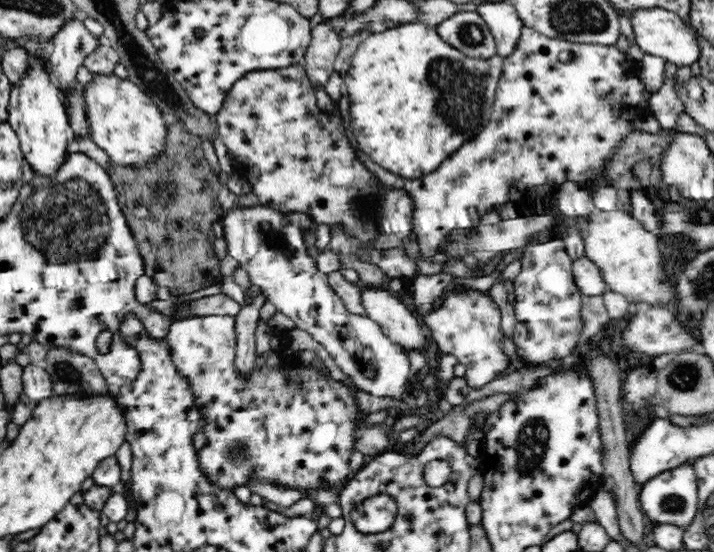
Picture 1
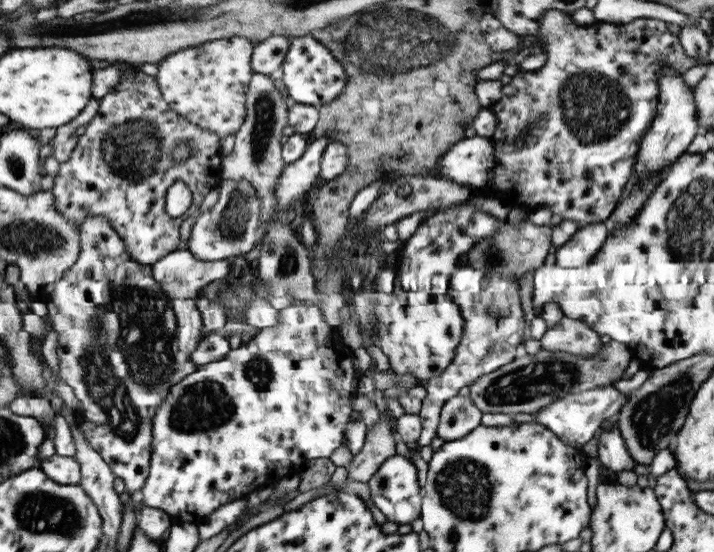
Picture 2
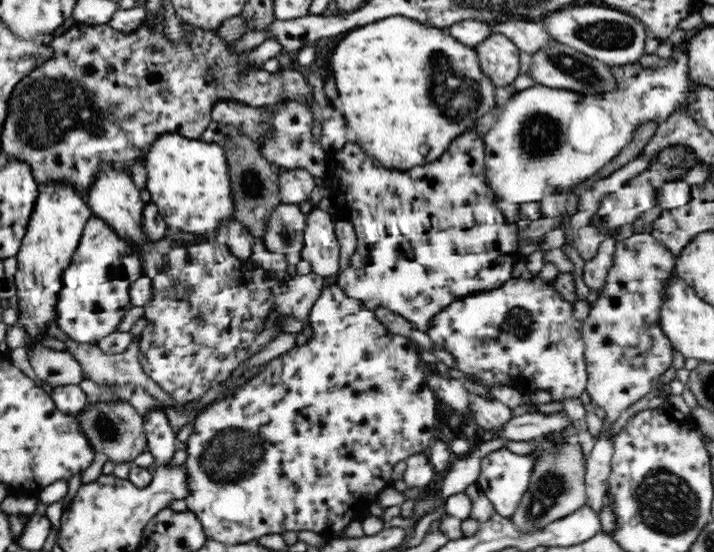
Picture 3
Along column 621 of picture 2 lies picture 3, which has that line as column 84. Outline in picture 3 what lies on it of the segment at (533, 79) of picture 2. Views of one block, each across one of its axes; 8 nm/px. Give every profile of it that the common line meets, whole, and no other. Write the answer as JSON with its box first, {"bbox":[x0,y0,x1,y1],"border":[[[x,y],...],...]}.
{"bbox":[2,3,314,196],"border":[[[161,3],[157,9],[157,20],[148,21],[144,19],[143,23],[132,32],[122,32],[112,28],[110,23],[85,25],[84,23],[77,23],[71,26],[68,30],[63,31],[54,38],[52,45],[56,47],[56,52],[52,59],[46,60],[46,64],[41,65],[35,72],[26,76],[14,90],[11,100],[9,101],[8,118],[5,120],[4,133],[2,136],[2,161],[8,160],[10,157],[18,157],[24,159],[32,165],[32,175],[38,184],[45,183],[47,180],[54,181],[68,181],[72,183],[82,195],[87,196],[87,188],[92,184],[93,176],[98,172],[99,164],[102,161],[112,160],[114,165],[118,167],[131,168],[132,162],[136,158],[143,158],[145,152],[150,148],[150,144],[164,132],[176,132],[182,134],[191,140],[200,139],[203,132],[206,130],[209,122],[212,122],[211,113],[217,103],[221,101],[241,101],[251,106],[268,106],[268,104],[276,104],[278,100],[292,100],[296,103],[304,105],[308,108],[308,113],[312,112],[311,101],[314,99],[314,90],[309,81],[307,80],[307,73],[303,70],[288,71],[284,70],[279,73],[270,74],[266,72],[260,65],[247,64],[242,58],[242,54],[252,52],[252,48],[244,48],[243,50],[236,50],[238,40],[226,41],[218,31],[212,29],[204,29],[200,27],[193,27],[190,31],[182,28],[183,35],[181,39],[172,41],[168,37],[166,30],[166,7]]]}

